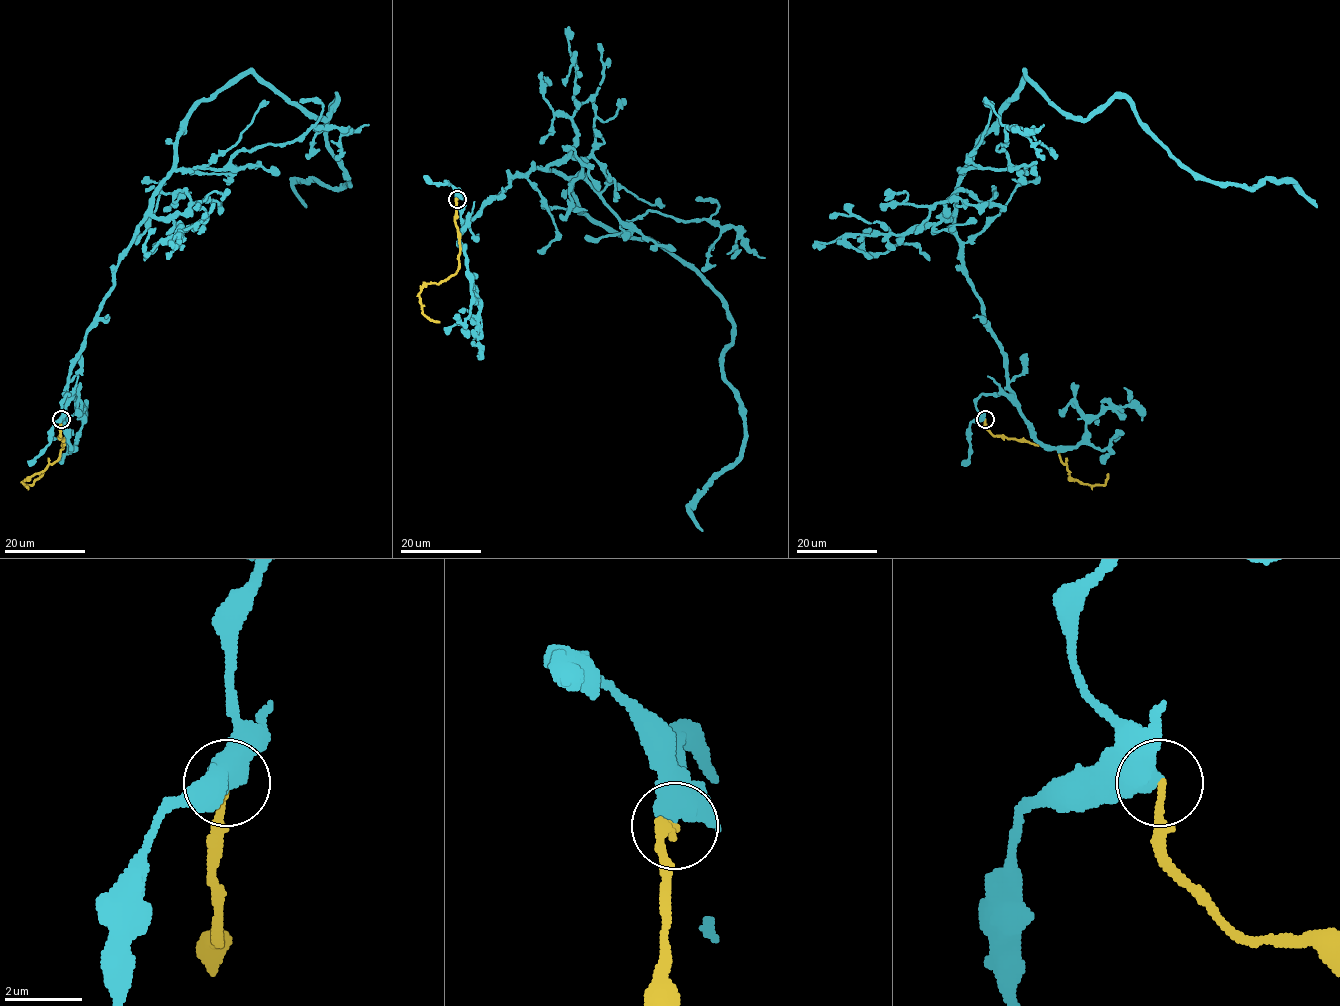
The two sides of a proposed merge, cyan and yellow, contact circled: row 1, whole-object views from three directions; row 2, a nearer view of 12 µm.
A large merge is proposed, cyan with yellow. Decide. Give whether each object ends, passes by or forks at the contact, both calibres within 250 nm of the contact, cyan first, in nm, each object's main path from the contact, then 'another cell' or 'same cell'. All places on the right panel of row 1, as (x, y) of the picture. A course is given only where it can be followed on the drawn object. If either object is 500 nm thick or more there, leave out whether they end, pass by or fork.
700 nm thick on the cyan side, 170 nm on the other; cyan runs (984, 419), (1007, 358), (955, 189), (1025, 72), (1063, 113), (1123, 98), (1189, 169), (1291, 179), (1317, 207); yellow runs (984, 419), (985, 428), (993, 435), (1055, 448), (1069, 476), (1079, 482), (1104, 485), (1108, 474); another cell

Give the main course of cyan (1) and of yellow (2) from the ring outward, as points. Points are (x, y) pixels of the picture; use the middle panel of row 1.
1: (457, 198), (469, 221), (518, 174), (558, 171), (595, 223), (721, 297), (744, 446), (689, 509), (702, 531)
2: (457, 198), (454, 221), (459, 241), (458, 269), (439, 283), (427, 283), (419, 293), (422, 313), (439, 322)

